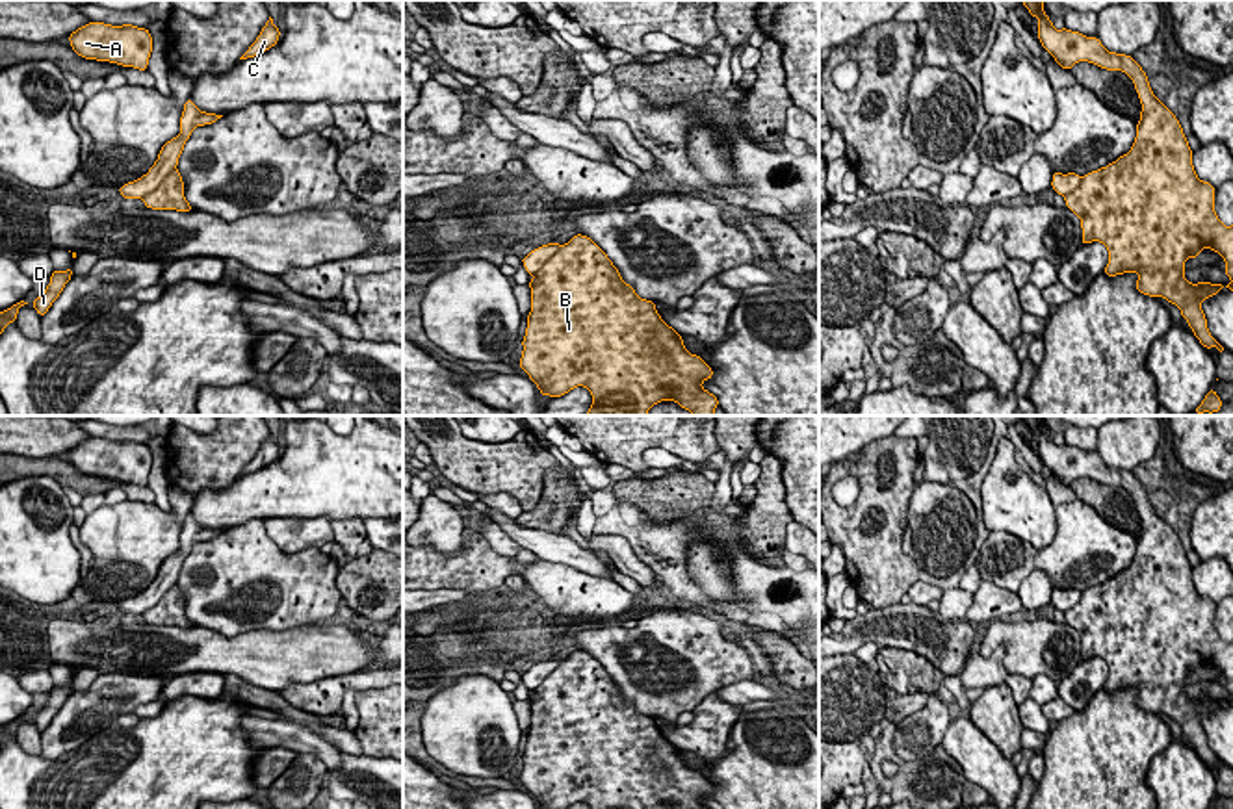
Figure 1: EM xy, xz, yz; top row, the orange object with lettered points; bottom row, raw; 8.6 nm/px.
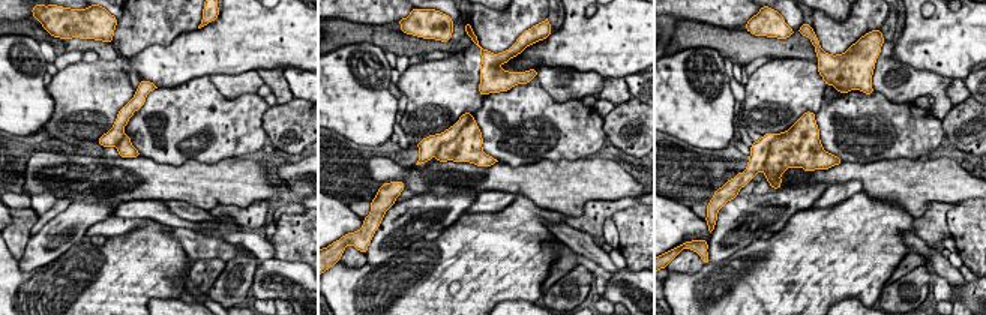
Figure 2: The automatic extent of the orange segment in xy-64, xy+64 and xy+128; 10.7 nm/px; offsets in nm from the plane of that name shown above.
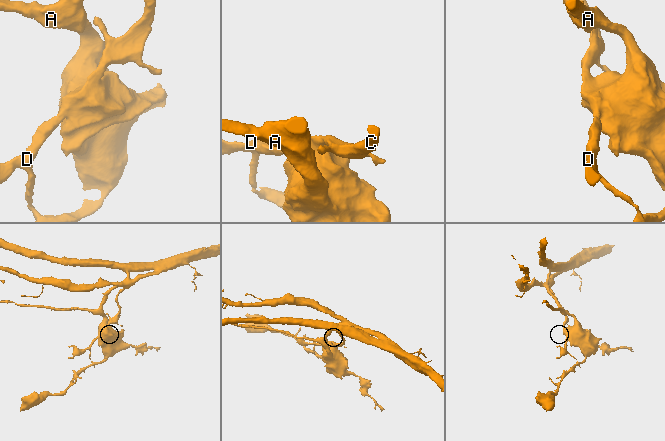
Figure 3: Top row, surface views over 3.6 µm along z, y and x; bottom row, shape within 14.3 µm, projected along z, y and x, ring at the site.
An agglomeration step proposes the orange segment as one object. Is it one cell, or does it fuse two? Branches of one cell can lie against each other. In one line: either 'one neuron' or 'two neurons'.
one neuron

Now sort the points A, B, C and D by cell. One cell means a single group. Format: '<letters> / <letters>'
A B C D

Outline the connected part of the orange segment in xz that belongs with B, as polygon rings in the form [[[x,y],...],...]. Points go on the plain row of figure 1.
[[[589,651],[537,662],[522,674],[535,694],[531,727],[518,781],[540,809],[568,809],[583,802],[591,809],[709,809],[702,803],[713,785],[691,770],[681,750],[668,742],[655,718],[641,714]]]

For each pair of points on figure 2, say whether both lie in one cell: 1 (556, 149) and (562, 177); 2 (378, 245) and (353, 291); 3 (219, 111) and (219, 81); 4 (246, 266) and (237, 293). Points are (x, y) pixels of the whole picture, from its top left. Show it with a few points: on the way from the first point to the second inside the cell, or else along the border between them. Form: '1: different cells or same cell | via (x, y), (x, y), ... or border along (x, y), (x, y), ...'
1: different cells | border along (593, 155), (575, 159), (541, 159), (524, 165)
2: different cells | border along (401, 251), (375, 264), (366, 264)
3: different cells | border along (209, 77), (213, 86), (227, 98), (255, 92)
4: same cell | via (240, 272), (237, 275), (237, 287)

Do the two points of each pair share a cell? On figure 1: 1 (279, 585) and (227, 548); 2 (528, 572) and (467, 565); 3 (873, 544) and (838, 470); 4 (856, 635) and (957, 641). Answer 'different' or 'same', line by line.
1: same
2: same
3: same
4: same

